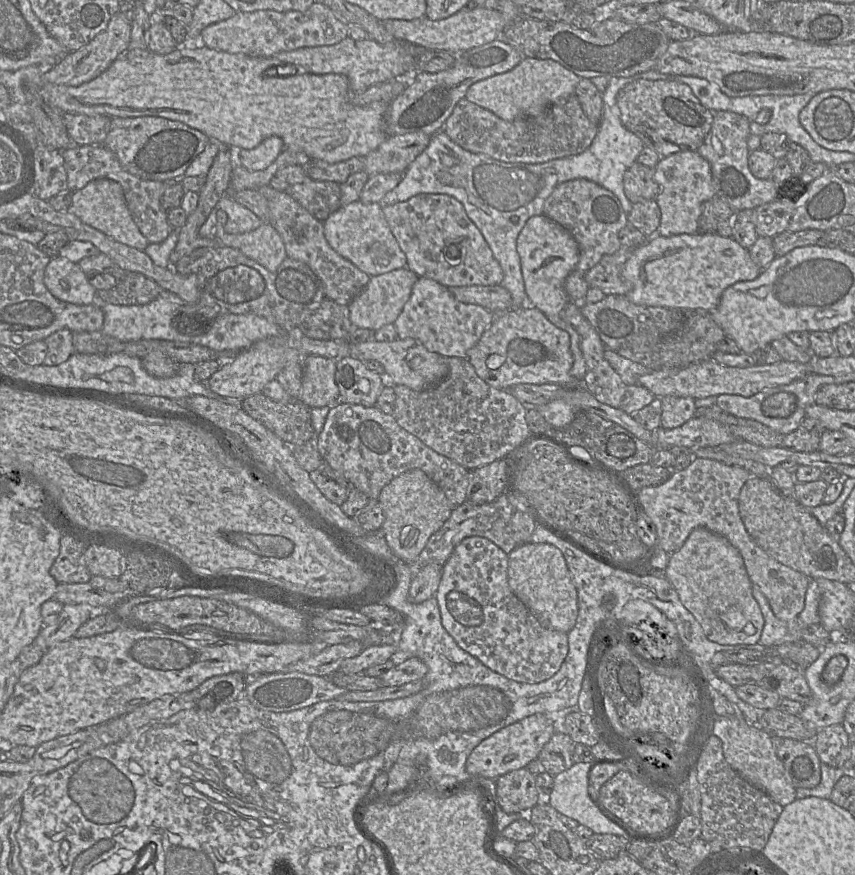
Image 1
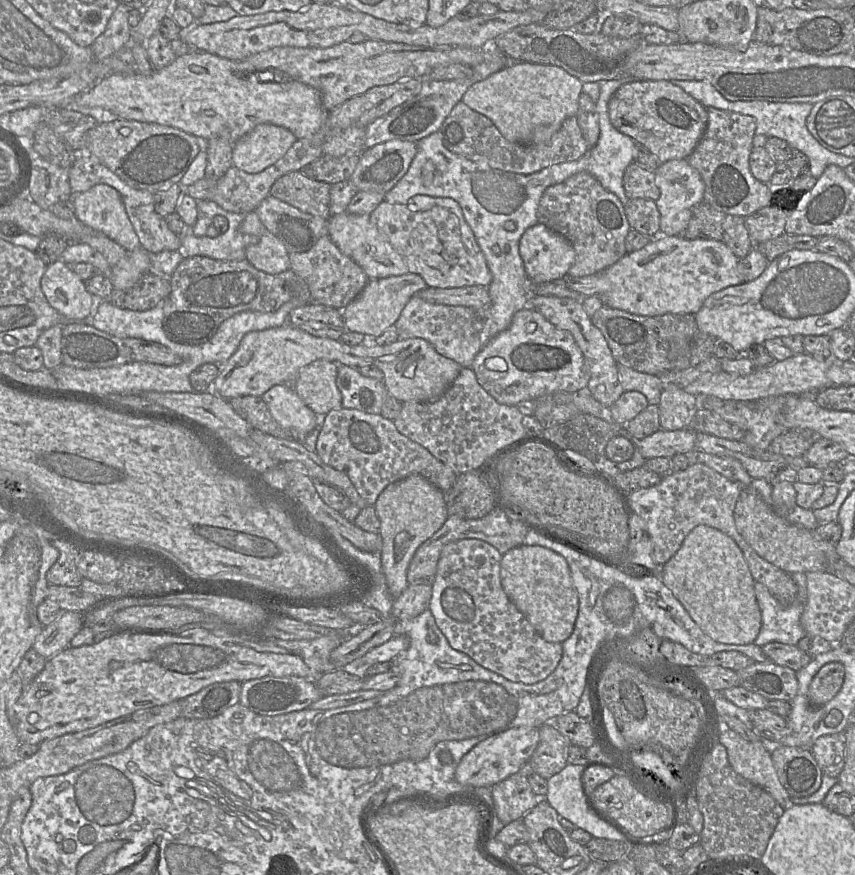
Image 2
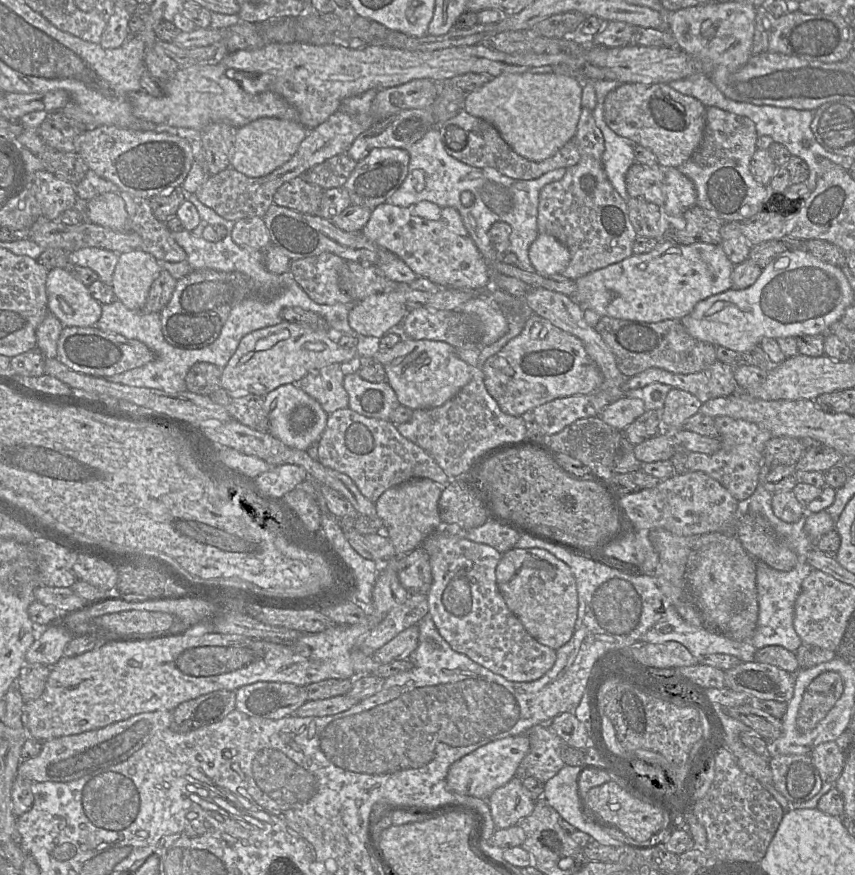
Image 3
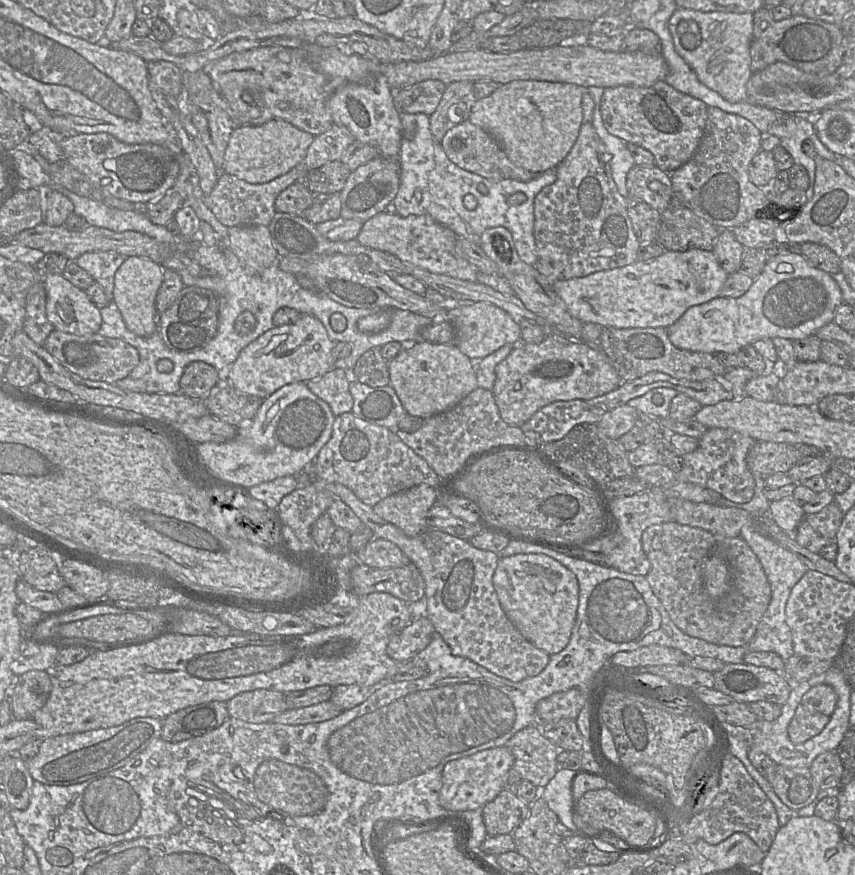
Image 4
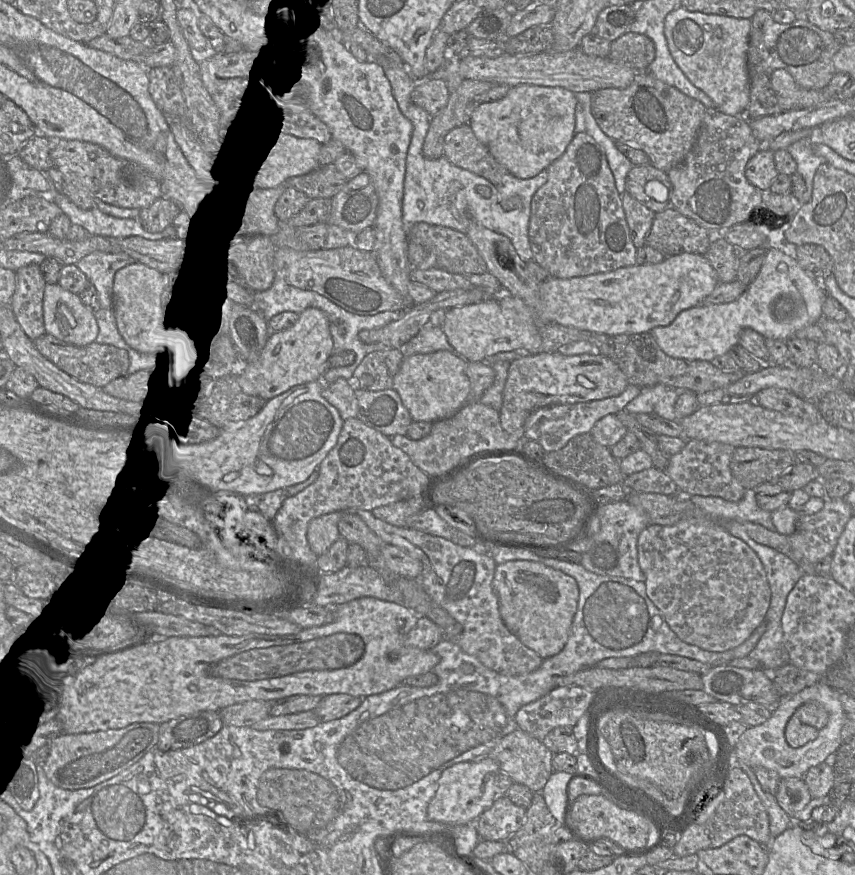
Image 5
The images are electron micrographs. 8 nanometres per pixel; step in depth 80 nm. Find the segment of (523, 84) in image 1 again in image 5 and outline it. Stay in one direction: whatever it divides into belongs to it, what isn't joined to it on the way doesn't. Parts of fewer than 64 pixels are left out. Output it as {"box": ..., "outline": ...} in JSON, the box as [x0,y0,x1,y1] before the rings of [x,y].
{"box":[469,84,575,179],"outline":[[[520,84],[497,101],[482,102],[469,121],[475,136],[513,176],[529,179],[558,159],[574,137],[575,94],[562,87]]]}

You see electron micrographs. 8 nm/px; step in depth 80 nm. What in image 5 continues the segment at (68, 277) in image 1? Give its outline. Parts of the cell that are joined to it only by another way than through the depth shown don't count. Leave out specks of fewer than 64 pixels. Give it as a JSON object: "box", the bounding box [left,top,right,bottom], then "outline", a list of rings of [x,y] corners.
{"box":[43,283,99,345],"outline":[[[58,283],[45,286],[43,318],[47,334],[71,345],[88,345],[96,340],[99,333],[95,312],[81,301],[79,295],[65,290]]]}

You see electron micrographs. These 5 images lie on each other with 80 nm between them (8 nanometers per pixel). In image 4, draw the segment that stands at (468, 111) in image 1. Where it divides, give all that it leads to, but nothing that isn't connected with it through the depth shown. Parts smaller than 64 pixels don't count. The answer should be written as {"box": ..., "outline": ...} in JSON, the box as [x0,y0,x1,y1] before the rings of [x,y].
{"box":[441,119,542,182],"outline":[[[469,119],[448,130],[441,141],[441,145],[447,157],[457,166],[490,181],[512,179],[527,182],[542,174],[532,173],[513,163],[499,143],[489,133],[473,124]]]}

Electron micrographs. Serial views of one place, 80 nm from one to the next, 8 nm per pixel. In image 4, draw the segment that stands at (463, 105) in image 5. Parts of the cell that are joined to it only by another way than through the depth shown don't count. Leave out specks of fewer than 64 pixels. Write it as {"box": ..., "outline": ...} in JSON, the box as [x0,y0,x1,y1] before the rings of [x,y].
{"box":[429,81,476,143],"outline":[[[459,81],[446,85],[437,109],[429,116],[434,140],[441,143],[448,130],[468,120],[476,101],[473,82]]]}

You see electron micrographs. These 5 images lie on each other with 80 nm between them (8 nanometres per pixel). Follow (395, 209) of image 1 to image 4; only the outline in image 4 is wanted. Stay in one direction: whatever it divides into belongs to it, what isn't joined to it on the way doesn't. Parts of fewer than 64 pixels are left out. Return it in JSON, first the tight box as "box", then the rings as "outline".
{"box":[357,209,479,282],"outline":[[[393,209],[382,211],[364,222],[357,241],[364,246],[390,253],[401,261],[435,274],[477,282],[479,271],[455,252],[457,235],[429,215],[402,217]]]}

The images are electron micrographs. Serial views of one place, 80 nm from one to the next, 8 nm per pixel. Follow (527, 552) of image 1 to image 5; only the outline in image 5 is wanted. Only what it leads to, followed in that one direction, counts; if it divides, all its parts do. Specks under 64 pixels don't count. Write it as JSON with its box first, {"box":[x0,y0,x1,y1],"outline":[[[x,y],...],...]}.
{"box":[492,560,579,659],"outline":[[[514,560],[496,565],[492,588],[499,601],[501,618],[522,644],[537,653],[542,659],[562,651],[578,607],[579,589],[575,579],[543,563],[529,560]]]}

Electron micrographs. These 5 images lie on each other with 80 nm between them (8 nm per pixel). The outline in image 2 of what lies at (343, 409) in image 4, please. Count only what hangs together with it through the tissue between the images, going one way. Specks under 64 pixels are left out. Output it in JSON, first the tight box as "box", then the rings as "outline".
{"box":[293,360,342,416],"outline":[[[315,360],[299,371],[293,387],[304,403],[318,416],[325,416],[342,406],[342,394],[337,387],[338,366],[334,361]]]}

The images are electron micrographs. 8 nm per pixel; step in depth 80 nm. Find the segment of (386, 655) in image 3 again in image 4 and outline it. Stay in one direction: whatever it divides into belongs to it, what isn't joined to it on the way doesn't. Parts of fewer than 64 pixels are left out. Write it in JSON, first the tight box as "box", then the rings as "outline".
{"box":[386,615,435,662],"outline":[[[420,615],[391,637],[386,653],[397,662],[410,660],[429,645],[434,632],[435,628],[430,619],[426,615]]]}

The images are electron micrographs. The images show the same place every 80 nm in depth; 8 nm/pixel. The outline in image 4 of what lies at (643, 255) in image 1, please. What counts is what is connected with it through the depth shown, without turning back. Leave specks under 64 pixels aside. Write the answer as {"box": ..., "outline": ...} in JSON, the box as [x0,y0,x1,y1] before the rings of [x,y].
{"box":[553,251,728,328],"outline":[[[664,251],[660,256],[584,277],[553,281],[553,291],[582,323],[614,328],[667,328],[691,306],[719,297],[728,274],[712,251]]]}

